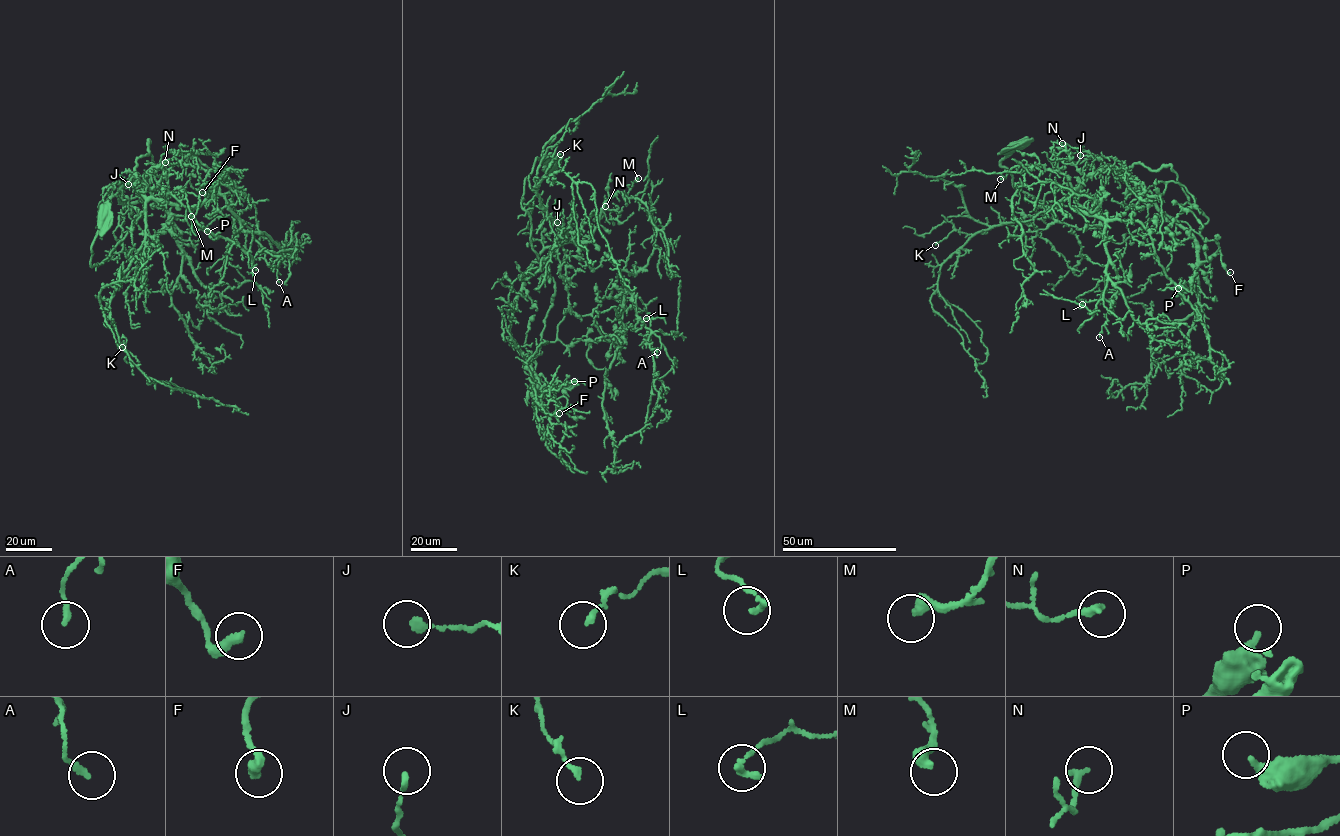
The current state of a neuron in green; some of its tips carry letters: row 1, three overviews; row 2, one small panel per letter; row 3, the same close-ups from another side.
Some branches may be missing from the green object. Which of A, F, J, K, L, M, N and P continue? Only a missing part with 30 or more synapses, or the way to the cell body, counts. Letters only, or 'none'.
none

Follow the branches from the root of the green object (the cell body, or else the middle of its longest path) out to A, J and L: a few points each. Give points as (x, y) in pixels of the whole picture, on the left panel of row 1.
A: (103, 216), (91, 266), (144, 211), (149, 140), (156, 167), (180, 152), (226, 177), (279, 282)
J: (103, 216), (91, 247), (91, 266), (105, 261), (144, 211), (142, 181), (133, 176), (128, 184)
L: (103, 216), (91, 266), (144, 211), (131, 183), (149, 140), (155, 166), (175, 151), (225, 176), (255, 270)

